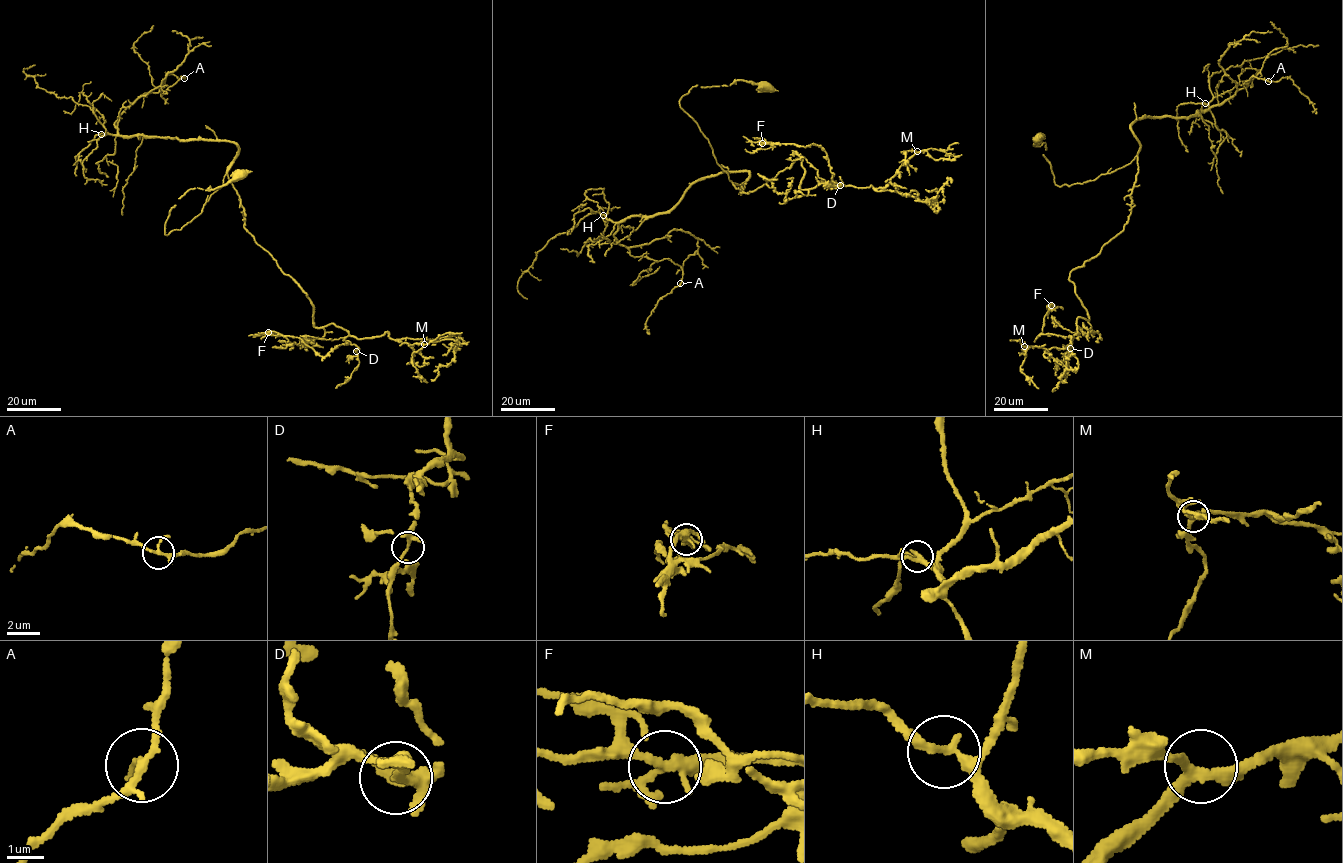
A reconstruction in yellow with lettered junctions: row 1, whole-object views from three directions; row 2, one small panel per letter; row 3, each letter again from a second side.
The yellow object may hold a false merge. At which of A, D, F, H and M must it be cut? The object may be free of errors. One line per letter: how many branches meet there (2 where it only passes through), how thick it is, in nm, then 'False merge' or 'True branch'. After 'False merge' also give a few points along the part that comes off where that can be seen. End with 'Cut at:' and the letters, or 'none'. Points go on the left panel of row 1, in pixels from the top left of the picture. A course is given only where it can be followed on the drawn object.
A: Branches: 3. Thickness 180 nm. True branch
D: Branches: 3. Thickness 180 nm. True branch
F: Branches: 3. Thickness 280 nm. True branch
H: Branches: 3. Thickness 200 nm. True branch
M: Branches: 3. Thickness 260 nm. True branch
Cut at: none

